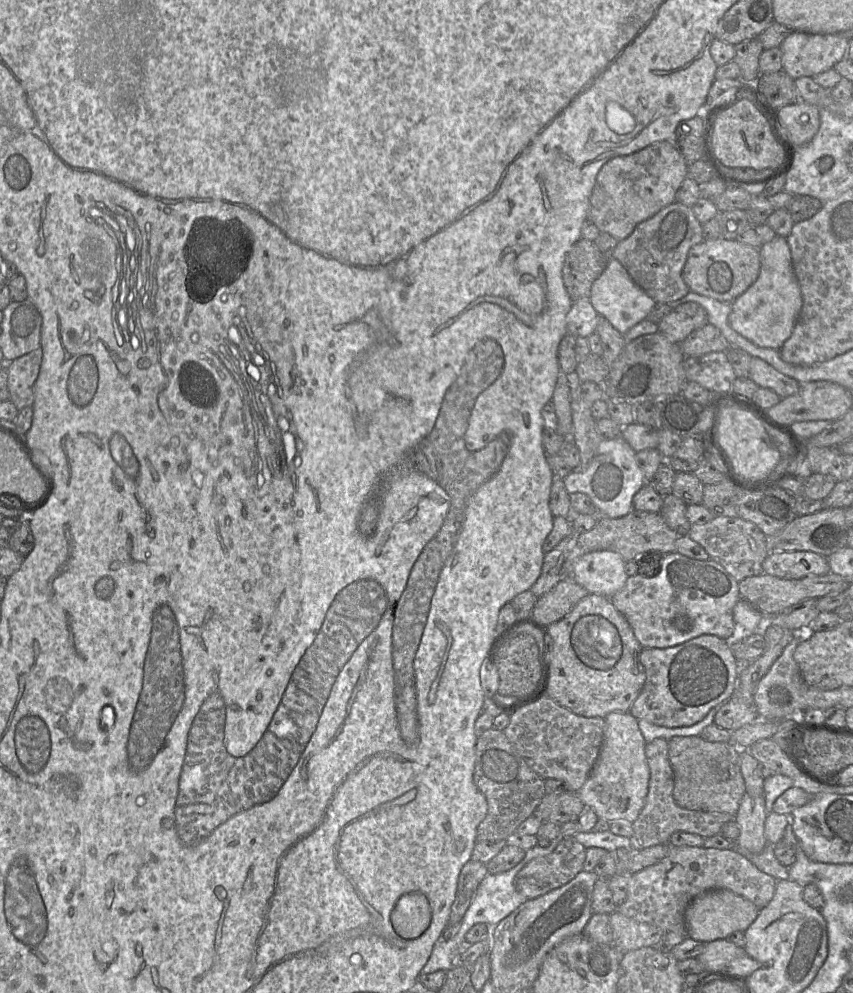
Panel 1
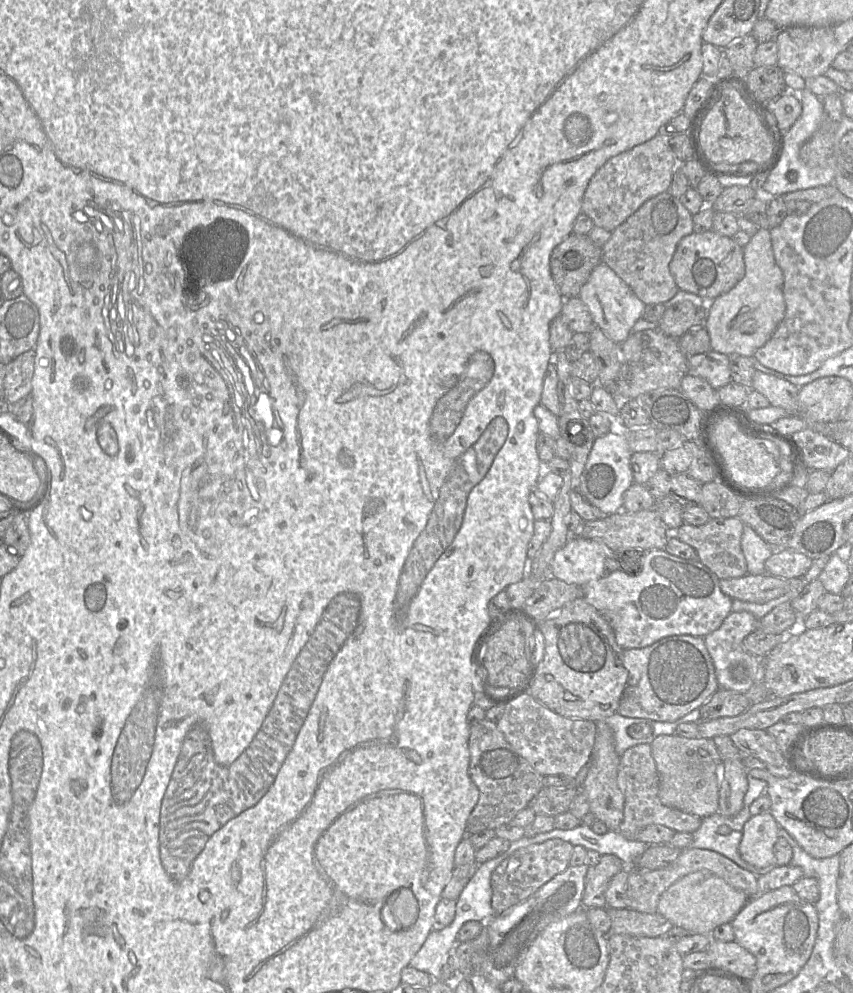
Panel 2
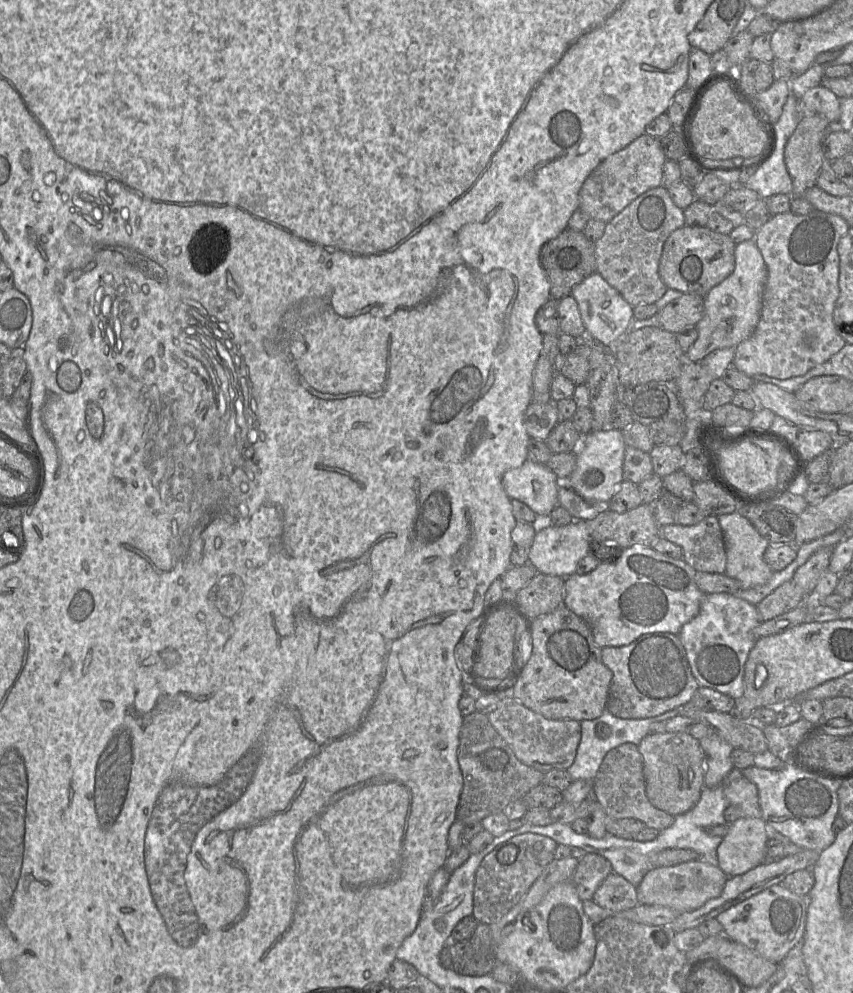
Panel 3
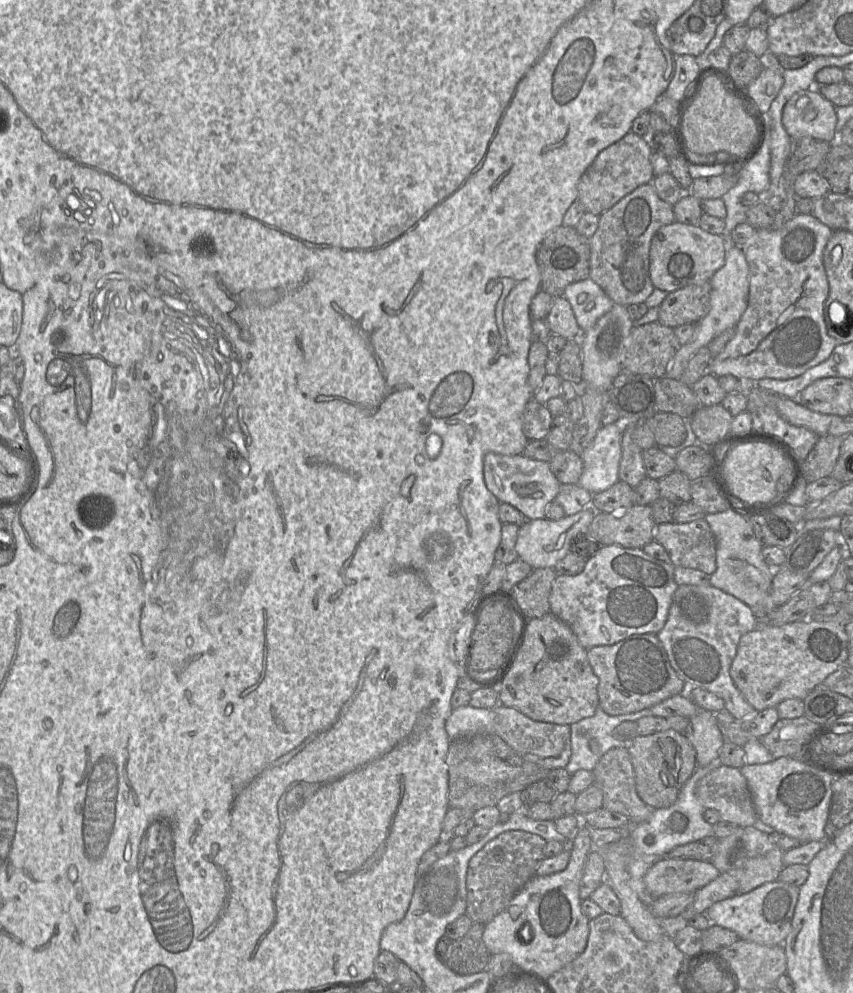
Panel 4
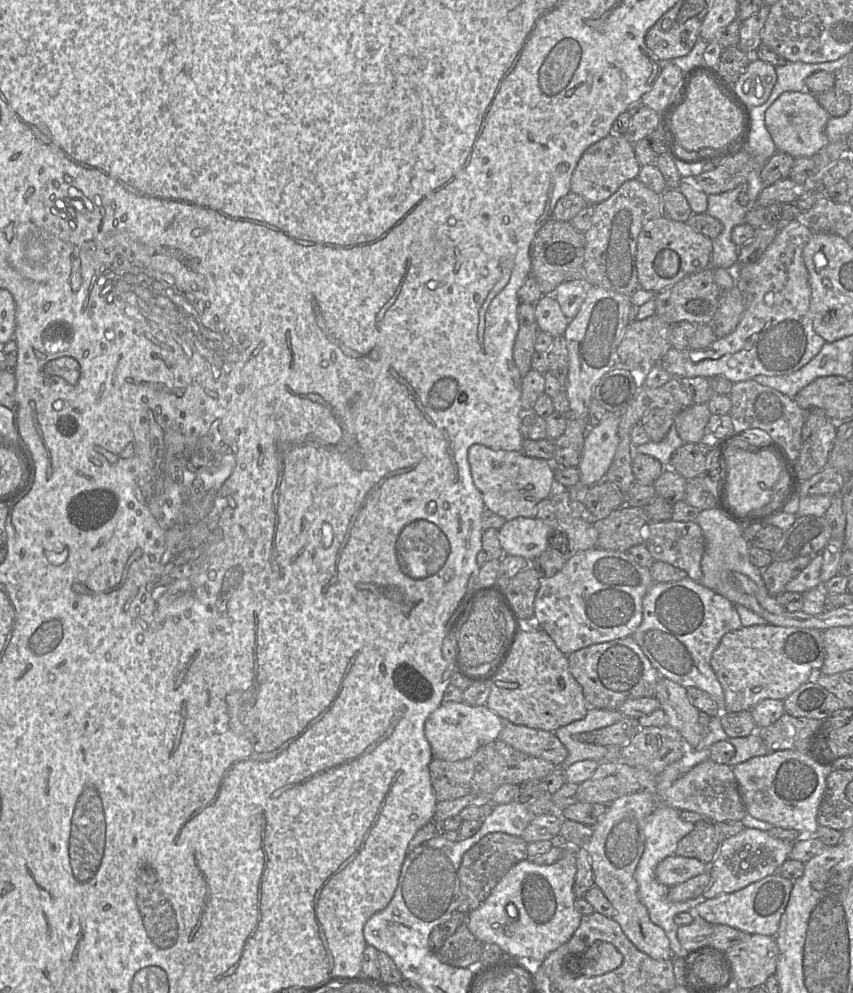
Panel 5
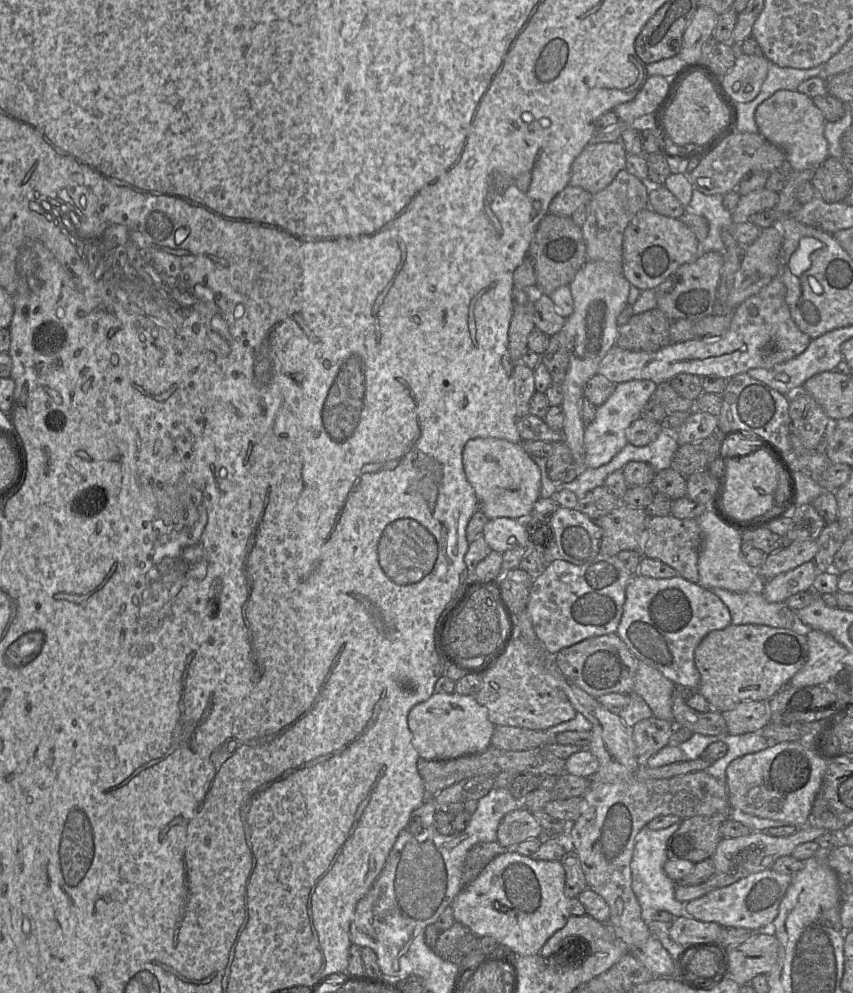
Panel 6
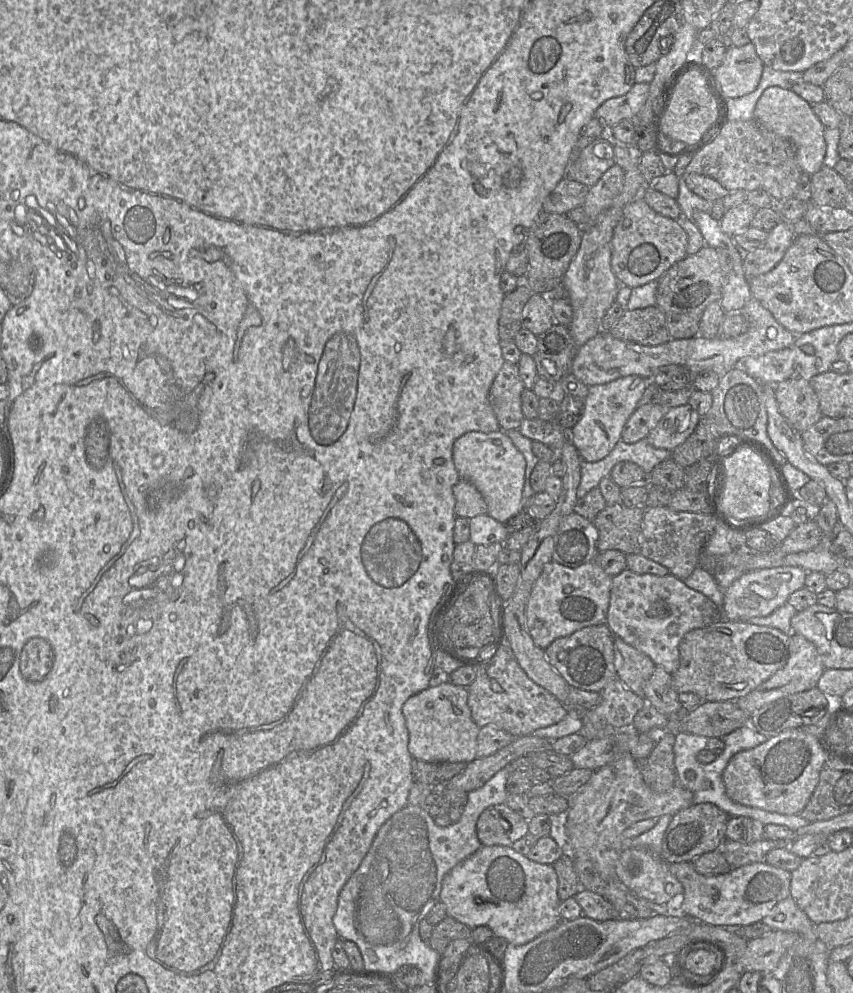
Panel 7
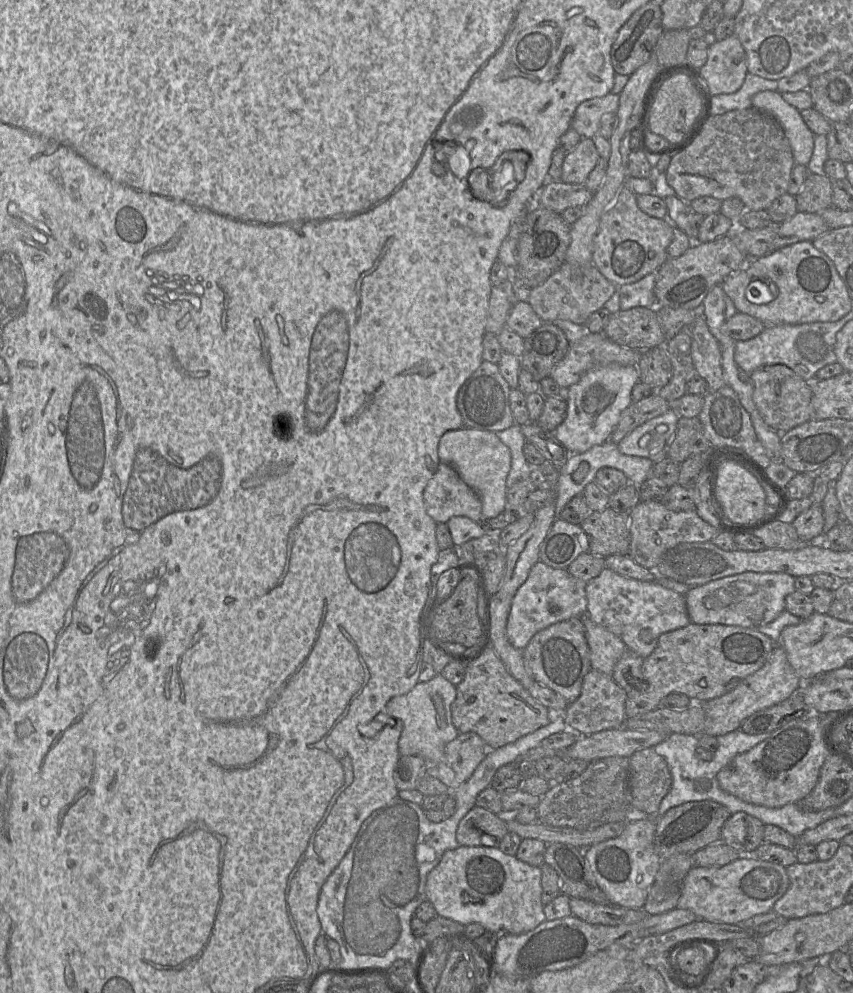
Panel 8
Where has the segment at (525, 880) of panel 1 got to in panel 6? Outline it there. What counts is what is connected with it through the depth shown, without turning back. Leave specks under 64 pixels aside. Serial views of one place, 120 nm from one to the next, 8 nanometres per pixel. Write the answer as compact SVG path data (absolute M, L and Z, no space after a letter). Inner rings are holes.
M482 842L467 853L463 867L463 888L474 881L482 870L497 856L513 850L496 842Z

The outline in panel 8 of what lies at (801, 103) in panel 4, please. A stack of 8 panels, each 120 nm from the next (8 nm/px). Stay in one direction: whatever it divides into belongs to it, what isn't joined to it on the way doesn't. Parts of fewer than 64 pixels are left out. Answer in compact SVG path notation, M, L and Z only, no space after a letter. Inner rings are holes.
M761 91L751 99L752 108L773 117L783 128L796 164L807 165L814 149L813 132L805 124L800 111L787 103L778 91Z

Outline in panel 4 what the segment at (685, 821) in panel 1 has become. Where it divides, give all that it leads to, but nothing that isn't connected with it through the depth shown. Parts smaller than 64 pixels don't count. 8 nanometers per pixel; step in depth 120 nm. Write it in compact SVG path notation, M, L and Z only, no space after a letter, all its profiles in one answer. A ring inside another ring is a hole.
M619 747L607 751L592 773L593 784L598 786L603 794L602 808L627 816L633 825L642 823L651 817L655 808L644 803L637 794L634 769L627 748Z

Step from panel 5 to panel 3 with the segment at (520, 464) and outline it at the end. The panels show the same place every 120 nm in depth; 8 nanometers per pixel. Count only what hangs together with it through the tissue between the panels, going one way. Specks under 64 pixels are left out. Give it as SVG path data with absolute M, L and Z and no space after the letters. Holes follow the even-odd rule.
M526 460L520 467L506 471L502 485L510 499L516 499L529 506L539 517L549 517L558 503L559 479L545 464Z

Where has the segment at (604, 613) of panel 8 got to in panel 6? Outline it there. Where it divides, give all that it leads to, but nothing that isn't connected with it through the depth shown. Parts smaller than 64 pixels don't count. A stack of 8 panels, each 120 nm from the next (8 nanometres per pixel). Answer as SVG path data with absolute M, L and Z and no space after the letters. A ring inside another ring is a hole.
M633 575L616 634L638 660L657 669L677 688L697 690L700 673L694 662L695 649L708 633L730 624L729 609L712 590L679 575L665 579Z

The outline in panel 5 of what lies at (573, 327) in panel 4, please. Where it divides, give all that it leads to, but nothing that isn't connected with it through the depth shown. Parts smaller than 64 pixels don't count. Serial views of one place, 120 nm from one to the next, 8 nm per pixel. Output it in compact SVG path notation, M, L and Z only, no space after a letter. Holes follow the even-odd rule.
M543 295L534 305L536 323L541 332L551 336L564 336L569 319L563 314L561 307L553 295Z

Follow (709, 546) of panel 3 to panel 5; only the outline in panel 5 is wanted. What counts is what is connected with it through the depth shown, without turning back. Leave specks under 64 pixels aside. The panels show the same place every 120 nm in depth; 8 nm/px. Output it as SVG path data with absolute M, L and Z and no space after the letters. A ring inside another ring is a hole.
M695 521L649 522L645 529L644 545L655 561L684 570L691 580L701 580L705 539Z

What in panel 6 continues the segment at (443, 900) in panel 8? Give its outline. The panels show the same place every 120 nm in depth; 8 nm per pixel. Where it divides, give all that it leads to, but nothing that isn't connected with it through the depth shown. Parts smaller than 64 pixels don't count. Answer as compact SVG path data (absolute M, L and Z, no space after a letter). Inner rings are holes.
M514 850L500 854L495 857L479 874L479 876L472 881L469 885L464 887L461 892L456 896L451 904L453 909L453 916L456 922L467 926L478 938L483 936L493 937L499 944L508 947L512 952L518 956L531 956L538 955L543 945L547 940L559 929L563 928L569 917L571 916L569 910L570 899L564 893L565 888L565 870L561 861L541 861L533 860L529 856L523 856Z

